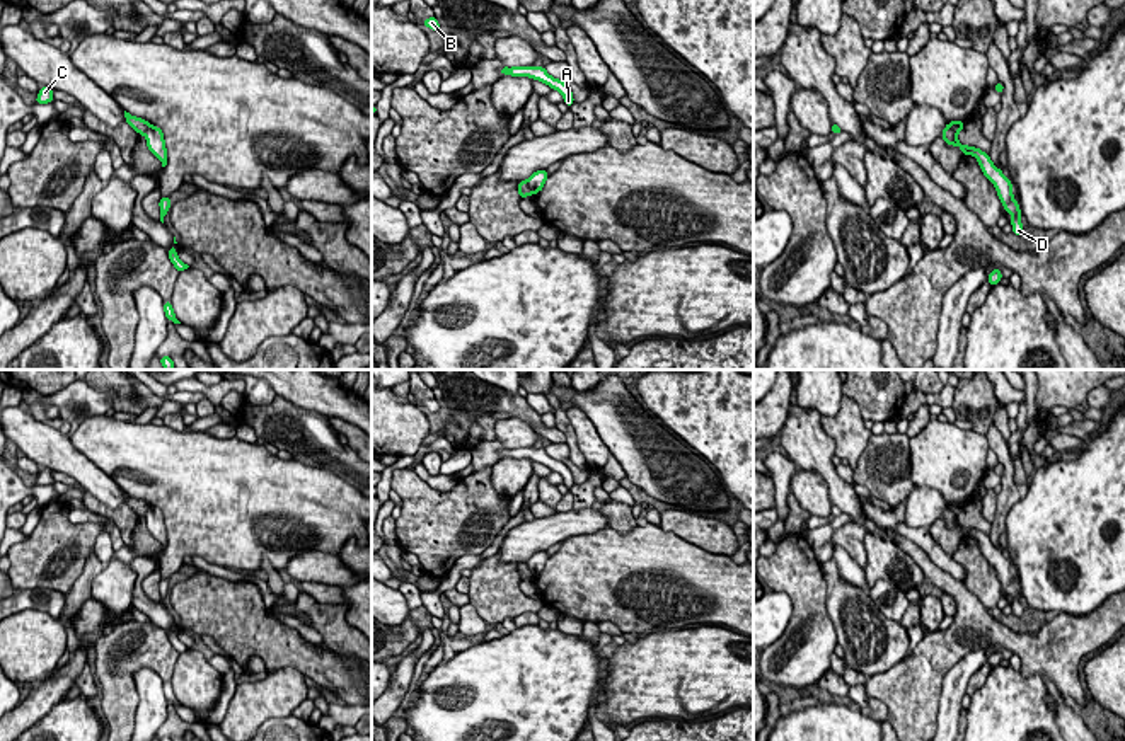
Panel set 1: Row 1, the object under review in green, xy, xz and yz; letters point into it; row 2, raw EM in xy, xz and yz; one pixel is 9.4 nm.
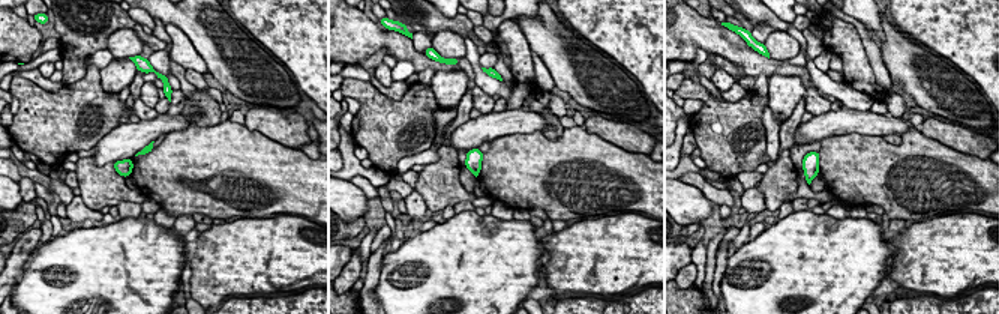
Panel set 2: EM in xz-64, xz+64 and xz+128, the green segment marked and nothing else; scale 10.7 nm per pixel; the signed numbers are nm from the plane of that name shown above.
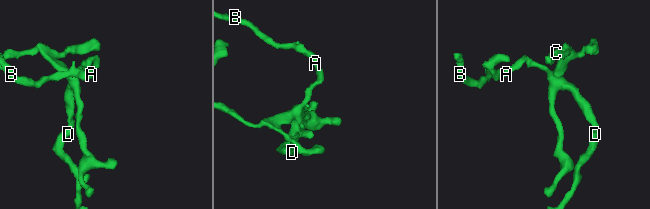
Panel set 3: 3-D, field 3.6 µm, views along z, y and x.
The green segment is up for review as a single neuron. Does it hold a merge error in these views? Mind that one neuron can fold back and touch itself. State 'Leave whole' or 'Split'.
Leave whole

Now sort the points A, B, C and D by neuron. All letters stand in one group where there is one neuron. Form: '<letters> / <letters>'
A B C D

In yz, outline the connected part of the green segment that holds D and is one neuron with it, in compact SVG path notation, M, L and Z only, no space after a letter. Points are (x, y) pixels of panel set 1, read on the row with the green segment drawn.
M951 121L946 124L946 128L941 133L941 138L946 141L946 145L953 146L956 145L963 155L973 155L978 160L978 165L984 172L984 175L995 186L997 196L1002 203L1002 208L1012 215L1011 225L1012 233L1021 237L1023 233L1023 223L1021 223L1021 210L1018 201L1012 196L1012 184L1011 181L1002 174L1001 169L997 169L990 155L982 152L980 148L961 145L958 140L958 133L963 129L963 121Z

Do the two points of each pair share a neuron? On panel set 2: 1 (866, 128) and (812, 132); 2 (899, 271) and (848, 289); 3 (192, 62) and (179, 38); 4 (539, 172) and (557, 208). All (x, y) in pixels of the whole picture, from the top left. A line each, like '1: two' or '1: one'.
1: one
2: two
3: one
4: one

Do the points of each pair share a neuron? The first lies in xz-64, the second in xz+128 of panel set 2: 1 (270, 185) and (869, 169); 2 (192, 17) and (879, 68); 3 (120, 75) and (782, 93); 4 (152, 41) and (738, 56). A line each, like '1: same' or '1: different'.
1: same
2: different
3: same
4: different

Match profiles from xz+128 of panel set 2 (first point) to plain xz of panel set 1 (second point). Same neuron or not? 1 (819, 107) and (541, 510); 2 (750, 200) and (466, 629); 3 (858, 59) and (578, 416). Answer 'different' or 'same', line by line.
1: different
2: same
3: same

